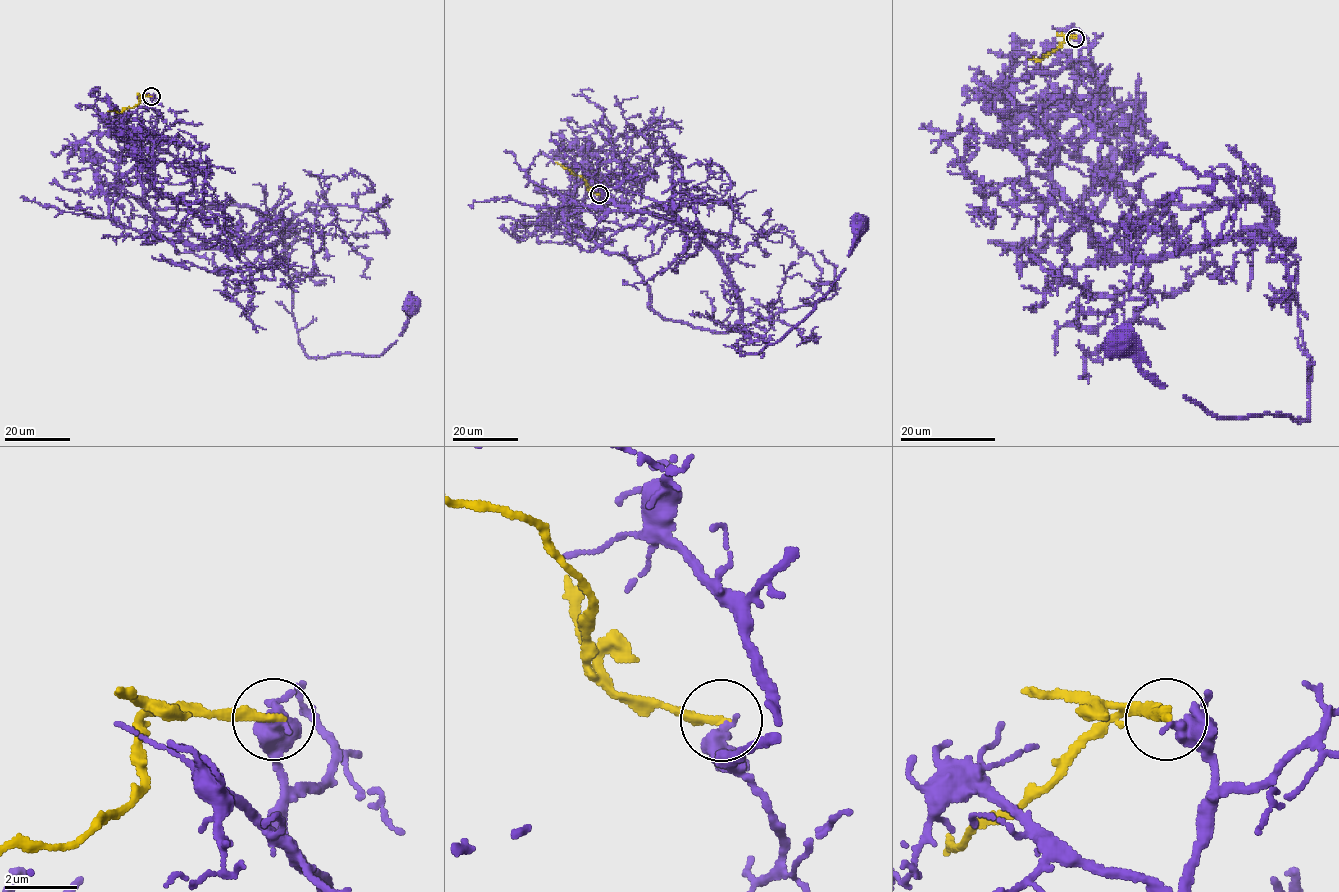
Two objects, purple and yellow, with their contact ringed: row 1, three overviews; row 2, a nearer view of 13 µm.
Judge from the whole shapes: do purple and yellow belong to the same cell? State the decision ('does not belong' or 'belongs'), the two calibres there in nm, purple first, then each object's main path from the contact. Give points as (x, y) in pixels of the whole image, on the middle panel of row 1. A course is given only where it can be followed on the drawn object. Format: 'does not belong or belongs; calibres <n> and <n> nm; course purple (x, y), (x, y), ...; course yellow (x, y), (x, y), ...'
does not belong; calibres 400 and 280 nm; course purple (599, 194), (584, 203), (587, 177), (715, 255), (742, 355), (814, 308), (859, 224); course yellow (599, 194), (588, 190), (582, 177), (574, 175), (556, 162)

